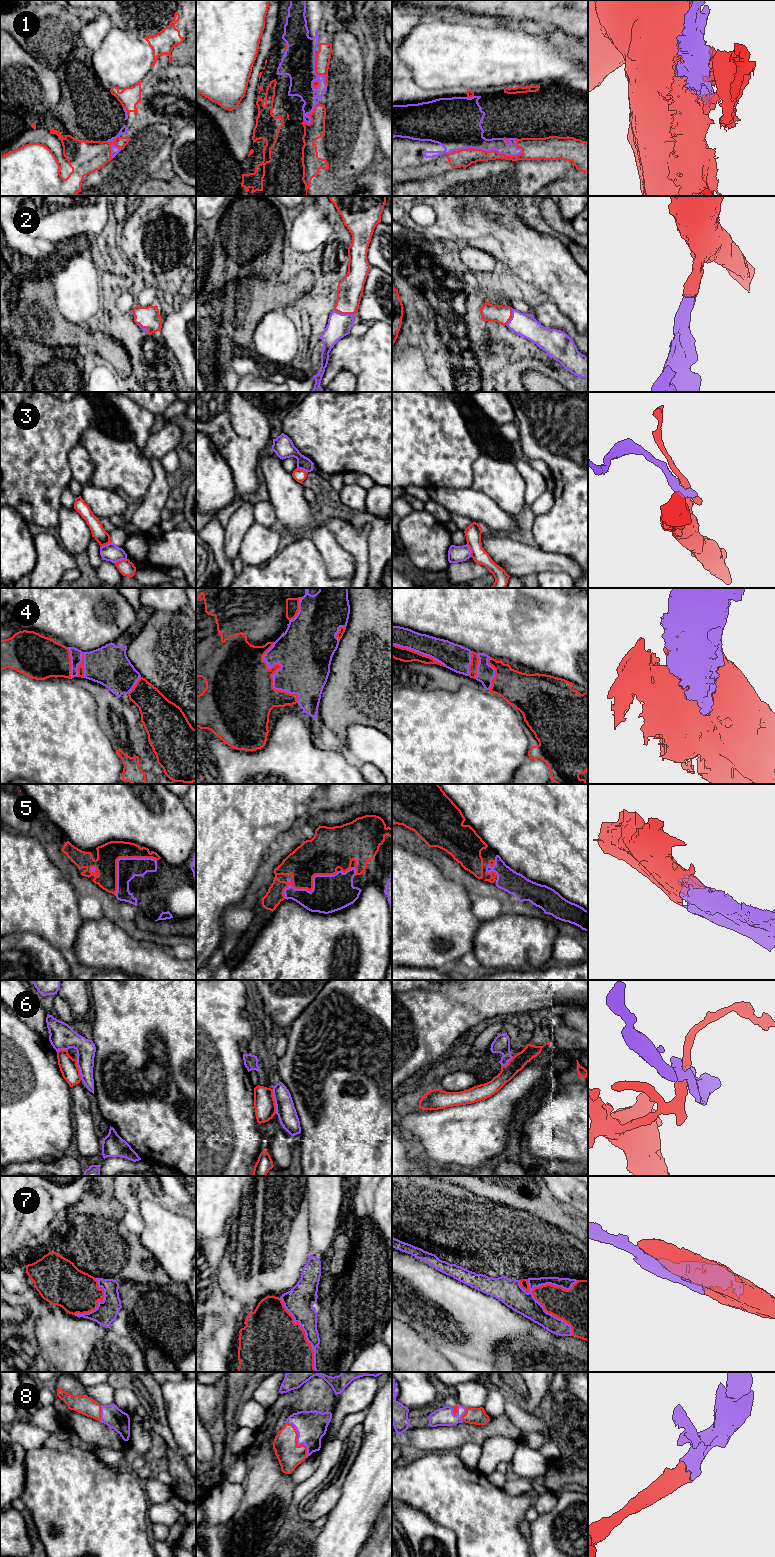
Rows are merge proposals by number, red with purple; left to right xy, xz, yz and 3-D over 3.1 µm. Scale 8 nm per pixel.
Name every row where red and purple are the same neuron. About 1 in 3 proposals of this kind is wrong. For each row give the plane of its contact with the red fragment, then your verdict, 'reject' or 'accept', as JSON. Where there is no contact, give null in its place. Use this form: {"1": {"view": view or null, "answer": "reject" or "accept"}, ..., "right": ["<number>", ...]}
{"1": {"view": "yz", "answer": "reject"}, "2": {"view": "xz", "answer": "accept"}, "3": {"view": "xy", "answer": "reject"}, "4": {"view": "xz", "answer": "accept"}, "5": {"view": "xz", "answer": "accept"}, "6": {"view": "xz", "answer": "reject"}, "7": {"view": "yz", "answer": "accept"}, "8": {"view": "xz", "answer": "accept"}, "right": ["2", "4", "5", "7", "8"]}

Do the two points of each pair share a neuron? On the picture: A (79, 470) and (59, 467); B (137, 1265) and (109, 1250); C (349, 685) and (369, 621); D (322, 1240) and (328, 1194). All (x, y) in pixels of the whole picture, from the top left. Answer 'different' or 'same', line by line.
A: different
B: same
C: same
D: same

